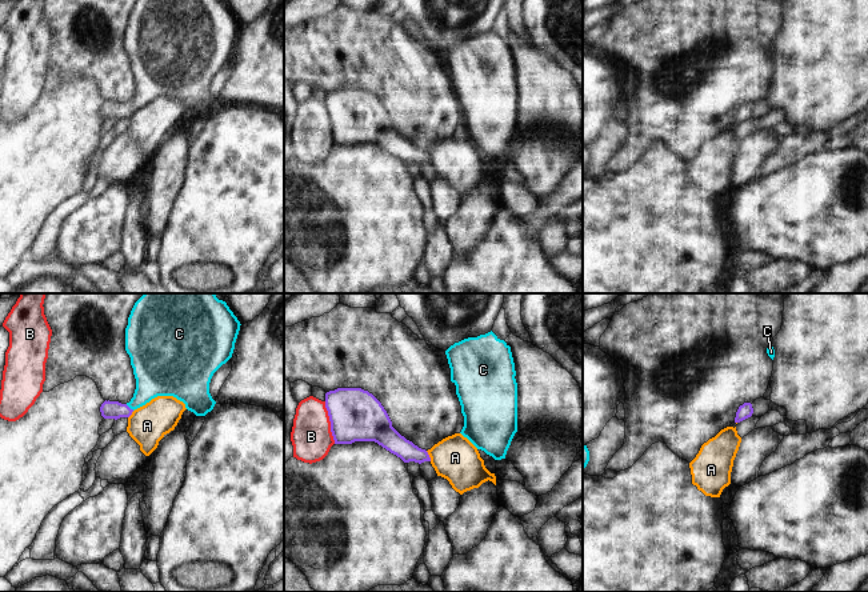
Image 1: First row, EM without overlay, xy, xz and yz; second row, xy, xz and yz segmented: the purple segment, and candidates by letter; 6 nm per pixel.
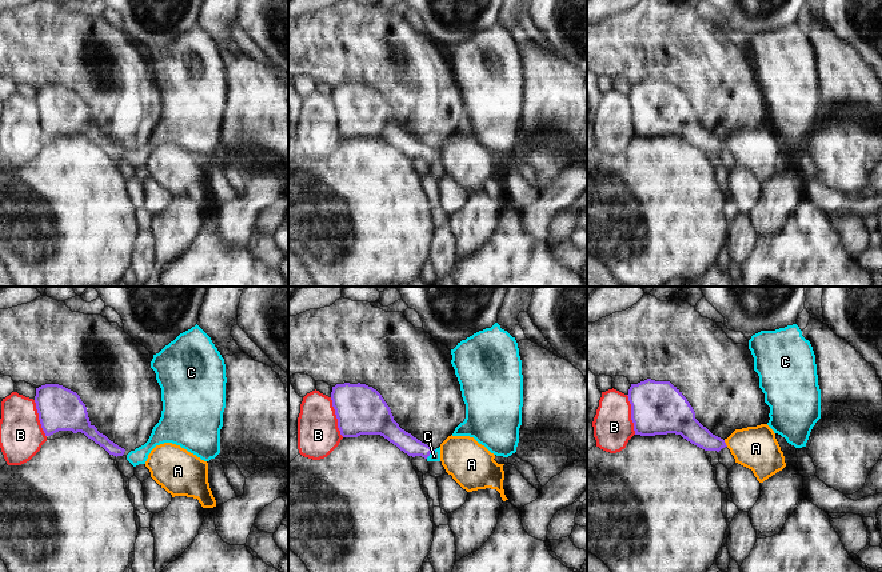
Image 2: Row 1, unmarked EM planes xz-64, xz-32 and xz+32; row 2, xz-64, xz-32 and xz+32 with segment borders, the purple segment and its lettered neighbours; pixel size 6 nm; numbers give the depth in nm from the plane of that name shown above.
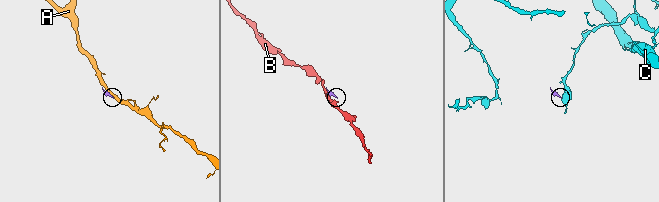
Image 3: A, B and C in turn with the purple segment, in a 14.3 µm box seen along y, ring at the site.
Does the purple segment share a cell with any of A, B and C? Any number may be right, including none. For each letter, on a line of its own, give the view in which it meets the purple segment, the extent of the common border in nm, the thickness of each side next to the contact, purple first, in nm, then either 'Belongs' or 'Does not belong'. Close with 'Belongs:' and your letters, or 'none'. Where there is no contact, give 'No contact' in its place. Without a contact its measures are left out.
A: Touches purple in xz. Shared border 70 nm. Thickness 120 nm (purple) against 280 nm. Does not belong
B: Touches purple in xz. Shared border 260 nm. Thickness 320 nm (purple) against 240 nm. Does not belong
C: Touches purple in xy. Shared border 70 nm. Thickness 110 nm (purple) against 240 nm. Belongs
Belongs: C

